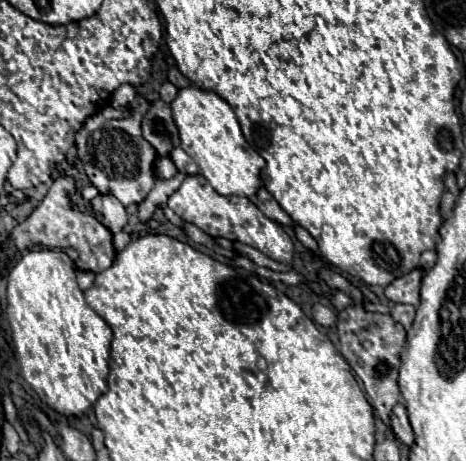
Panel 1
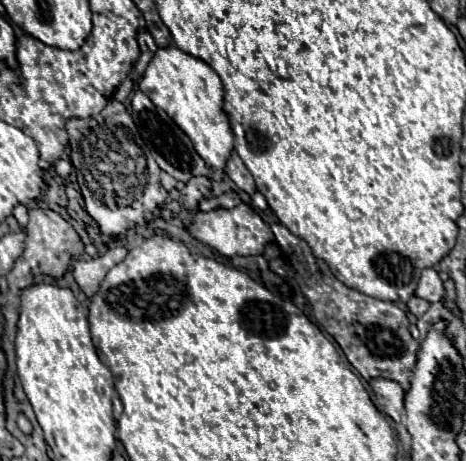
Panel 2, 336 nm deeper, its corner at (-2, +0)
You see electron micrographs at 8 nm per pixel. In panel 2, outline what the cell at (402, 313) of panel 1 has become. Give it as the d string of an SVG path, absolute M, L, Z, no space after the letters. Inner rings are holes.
M412 297L412 299L408 301L408 309L410 309L416 317L422 317L422 315L428 311L428 307L430 307L430 303L424 301L424 299L420 299L420 297Z

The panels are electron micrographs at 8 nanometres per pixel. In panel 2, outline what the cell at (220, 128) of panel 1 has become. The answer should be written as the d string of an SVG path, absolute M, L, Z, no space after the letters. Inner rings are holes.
M168 45L156 49L142 79L138 81L138 87L190 137L198 155L206 161L210 175L214 179L222 179L226 159L234 149L234 135L230 131L228 115L222 109L224 91L218 73L202 59L196 59L178 47Z

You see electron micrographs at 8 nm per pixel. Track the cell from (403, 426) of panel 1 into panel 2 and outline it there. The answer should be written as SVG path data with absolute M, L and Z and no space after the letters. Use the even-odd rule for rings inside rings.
M380 377L370 379L370 387L372 387L382 411L386 415L390 415L396 423L400 423L402 411L404 411L404 389L396 381L380 379Z

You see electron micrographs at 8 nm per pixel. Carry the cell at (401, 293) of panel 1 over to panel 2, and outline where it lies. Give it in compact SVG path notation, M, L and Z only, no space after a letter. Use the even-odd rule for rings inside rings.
M424 269L422 271L422 277L420 277L418 287L416 287L416 295L430 301L430 303L436 303L446 295L442 279L436 273L436 269Z

